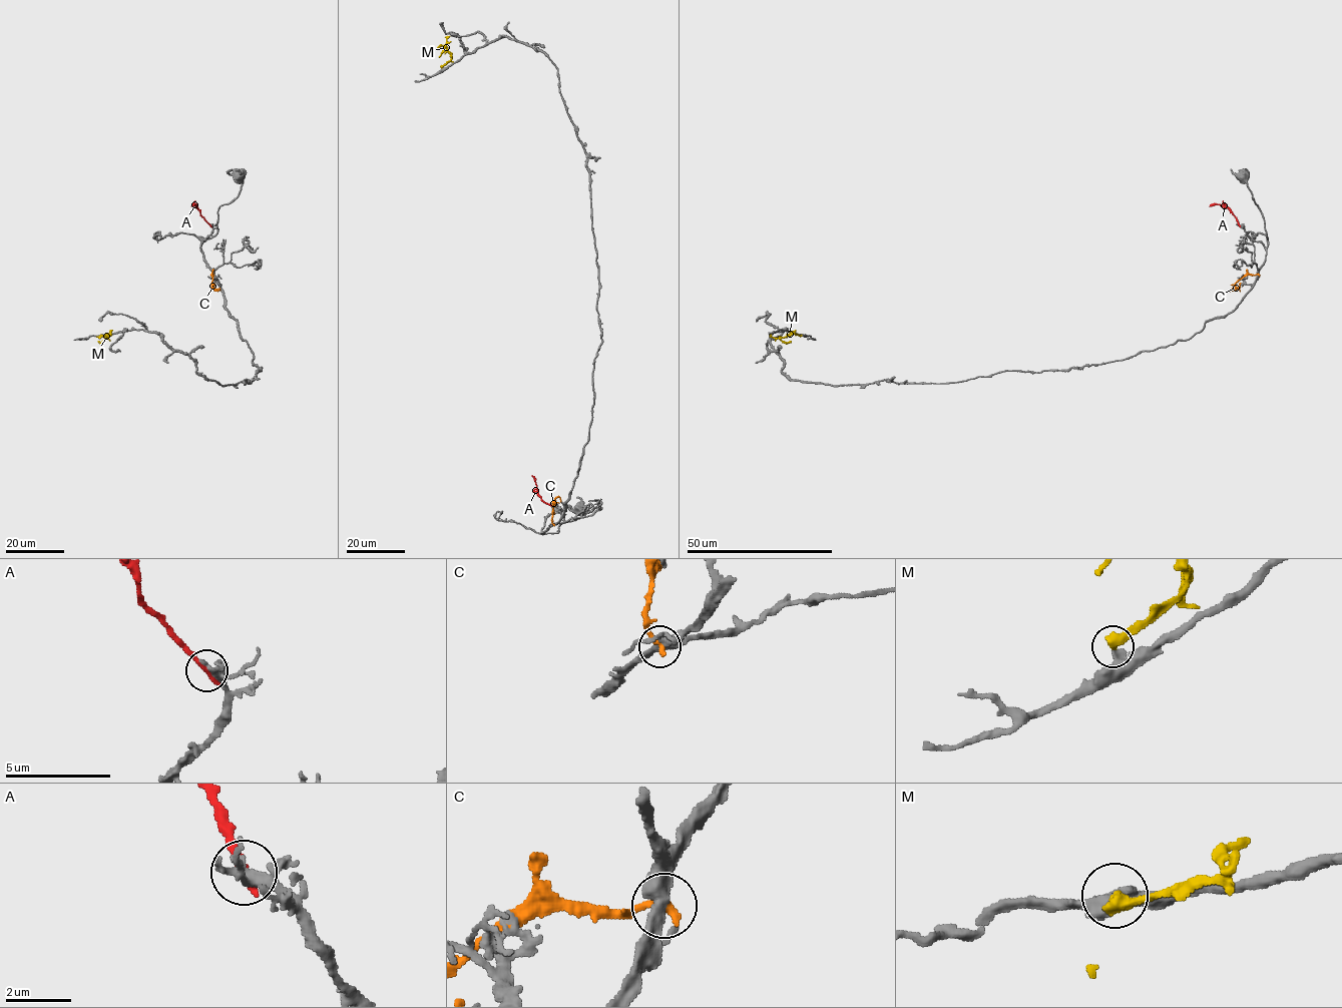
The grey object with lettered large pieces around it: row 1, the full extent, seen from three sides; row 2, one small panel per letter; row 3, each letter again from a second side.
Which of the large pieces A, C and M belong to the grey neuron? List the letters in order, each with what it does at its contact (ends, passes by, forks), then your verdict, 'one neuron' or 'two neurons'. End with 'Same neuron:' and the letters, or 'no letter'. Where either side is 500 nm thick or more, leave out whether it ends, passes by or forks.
A: it ends | two neurons
C: it ends | two neurons
M: it ends | two neurons
Same neuron: no letter

